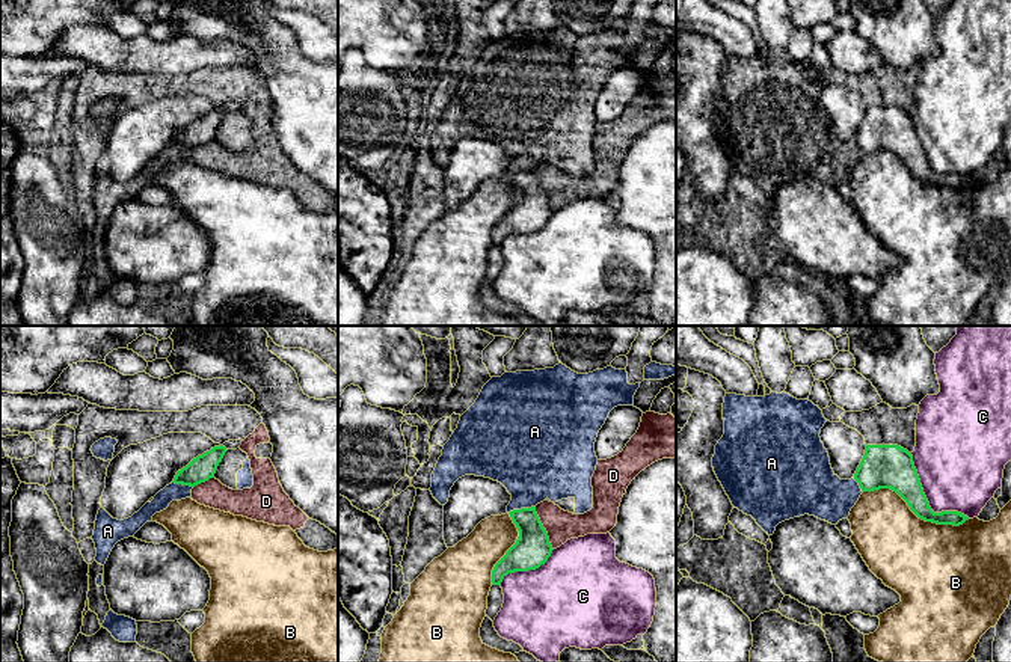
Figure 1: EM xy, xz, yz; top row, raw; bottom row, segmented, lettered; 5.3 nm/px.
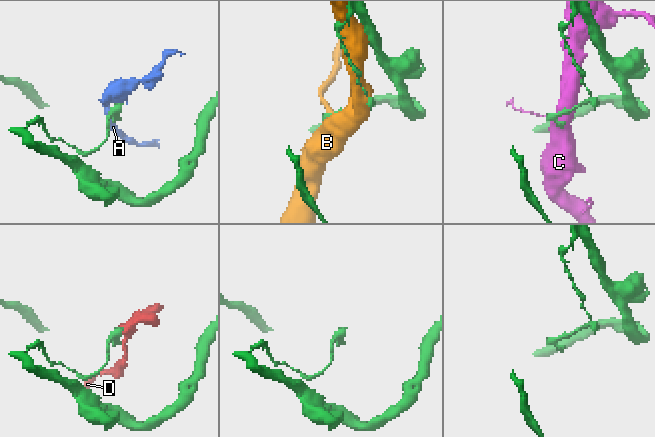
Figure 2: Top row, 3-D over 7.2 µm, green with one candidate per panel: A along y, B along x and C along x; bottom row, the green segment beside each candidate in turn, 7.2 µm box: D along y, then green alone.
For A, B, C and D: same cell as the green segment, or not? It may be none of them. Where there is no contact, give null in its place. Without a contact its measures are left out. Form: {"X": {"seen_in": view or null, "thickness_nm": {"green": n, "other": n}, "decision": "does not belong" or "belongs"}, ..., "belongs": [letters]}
{"A": {"seen_in": "xz", "thickness_nm": {"green": 190, "other": 400}, "decision": "does not belong"}, "B": {"seen_in": "yz", "thickness_nm": {"green": 190, "other": 420}, "decision": "does not belong"}, "C": {"seen_in": "yz", "thickness_nm": {"green": 220, "other": 460}, "decision": "does not belong"}, "D": {"seen_in": "xz", "thickness_nm": {"green": 190, "other": 160}, "decision": "does not belong"}, "belongs": []}

